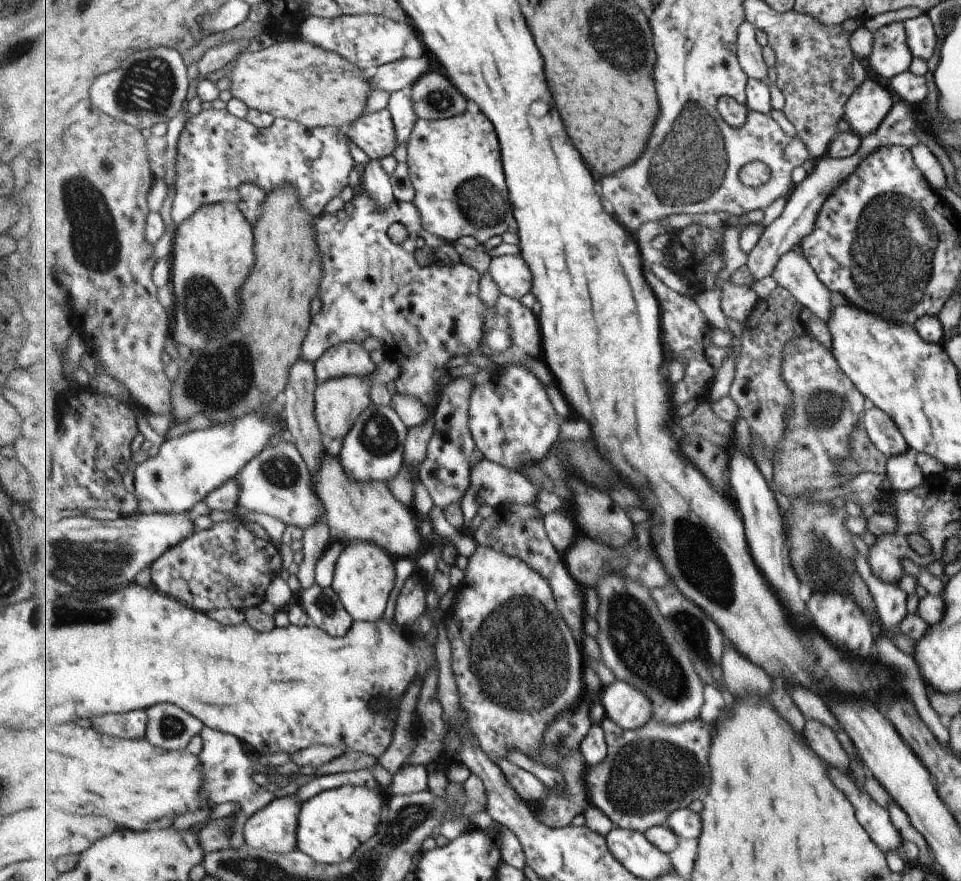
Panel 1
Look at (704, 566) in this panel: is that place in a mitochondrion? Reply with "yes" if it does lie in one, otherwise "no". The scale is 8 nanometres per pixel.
yes

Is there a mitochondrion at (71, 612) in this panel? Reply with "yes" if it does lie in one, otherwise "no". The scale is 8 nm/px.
yes

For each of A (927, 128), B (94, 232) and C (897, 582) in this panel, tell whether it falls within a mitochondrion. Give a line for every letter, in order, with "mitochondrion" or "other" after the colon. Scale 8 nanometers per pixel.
A: other
B: mitochondrion
C: other

